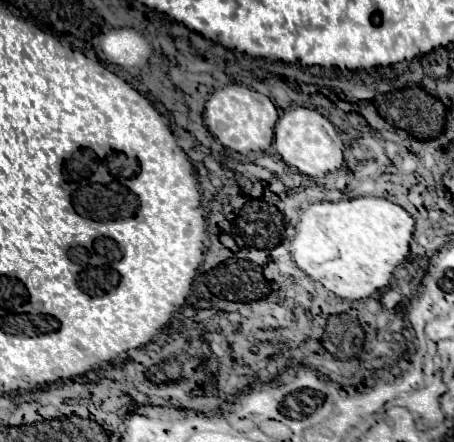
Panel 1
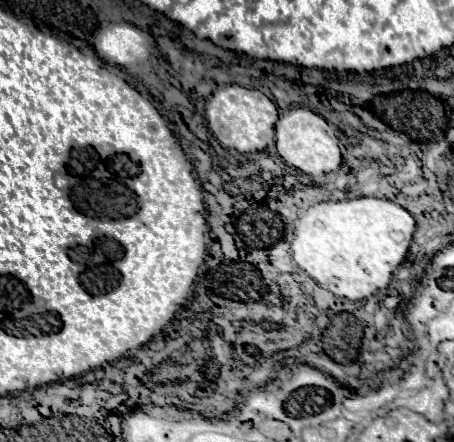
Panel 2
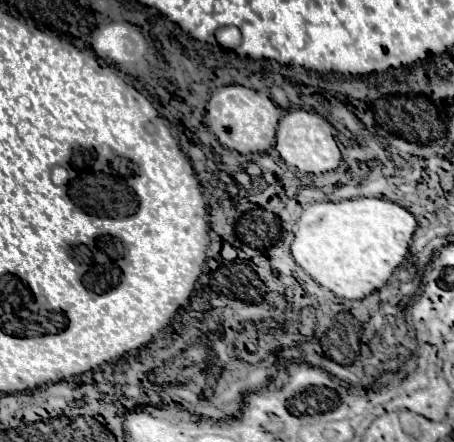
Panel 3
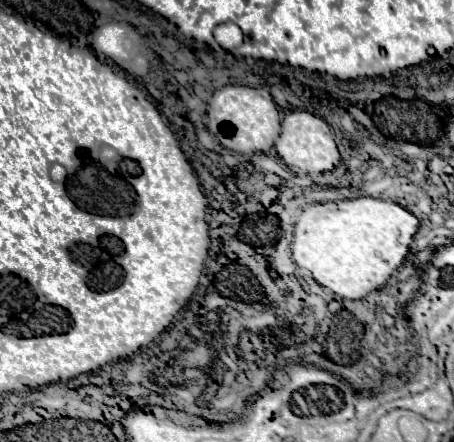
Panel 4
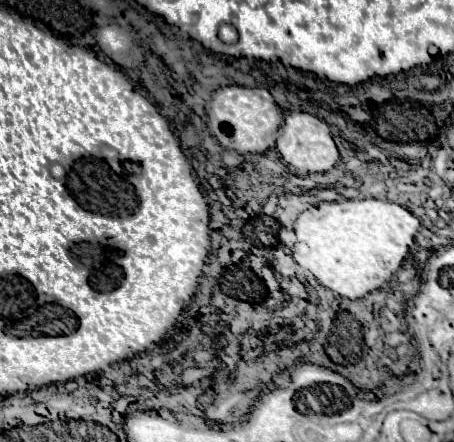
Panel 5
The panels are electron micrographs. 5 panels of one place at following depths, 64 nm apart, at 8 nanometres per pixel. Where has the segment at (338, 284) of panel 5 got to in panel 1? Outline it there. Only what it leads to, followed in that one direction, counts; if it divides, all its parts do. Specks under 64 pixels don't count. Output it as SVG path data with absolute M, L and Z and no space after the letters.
M352 198L312 204L292 238L292 258L300 270L344 300L370 298L390 284L394 268L408 256L414 220L386 198Z

